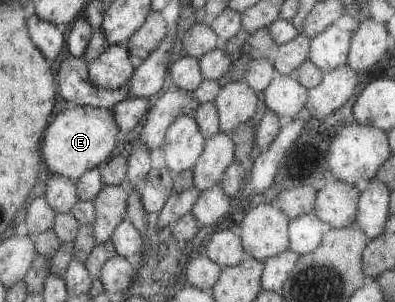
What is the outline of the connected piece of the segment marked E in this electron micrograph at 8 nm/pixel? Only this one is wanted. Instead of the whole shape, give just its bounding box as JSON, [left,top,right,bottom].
[41,105,118,181]

